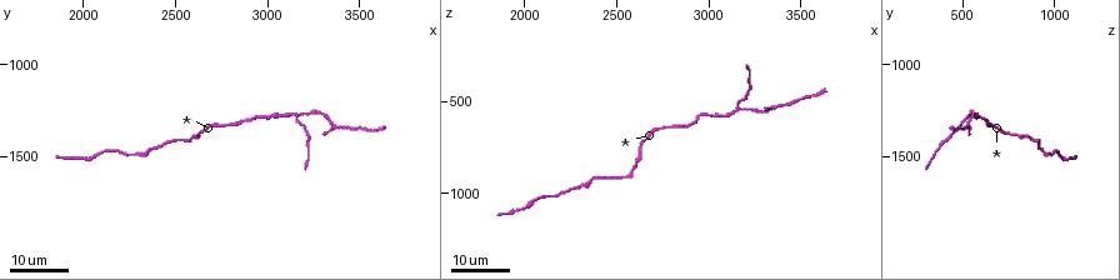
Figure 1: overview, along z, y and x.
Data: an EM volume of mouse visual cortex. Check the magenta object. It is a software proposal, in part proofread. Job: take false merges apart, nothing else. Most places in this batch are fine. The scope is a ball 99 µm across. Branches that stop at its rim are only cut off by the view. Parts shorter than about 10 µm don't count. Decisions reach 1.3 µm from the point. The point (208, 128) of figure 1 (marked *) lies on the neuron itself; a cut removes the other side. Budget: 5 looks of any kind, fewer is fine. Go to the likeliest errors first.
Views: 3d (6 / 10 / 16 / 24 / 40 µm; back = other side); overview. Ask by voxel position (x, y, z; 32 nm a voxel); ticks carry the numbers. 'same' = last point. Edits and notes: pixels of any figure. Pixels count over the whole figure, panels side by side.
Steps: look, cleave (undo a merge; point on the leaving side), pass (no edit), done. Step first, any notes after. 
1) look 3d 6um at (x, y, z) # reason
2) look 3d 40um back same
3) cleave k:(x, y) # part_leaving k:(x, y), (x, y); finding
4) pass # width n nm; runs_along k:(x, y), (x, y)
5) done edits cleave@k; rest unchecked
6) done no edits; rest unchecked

look 3d 24um at (3160, 1280, 540)

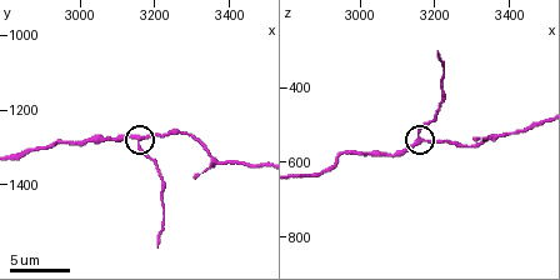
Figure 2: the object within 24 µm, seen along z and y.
look 3d 6um at (3160, 1280, 540)

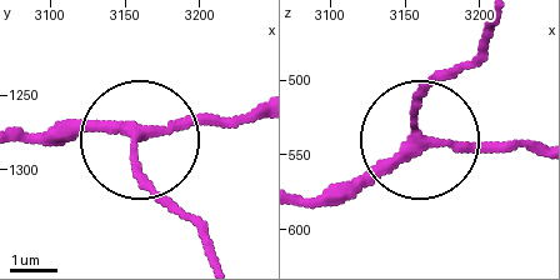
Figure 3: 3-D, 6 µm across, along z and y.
pass # arms 3; runs_along 3:(29, 143), (256, 119); all the same neuron

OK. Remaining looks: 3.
look 3d 6um at (3010, 1280, 580) # sudden change in width

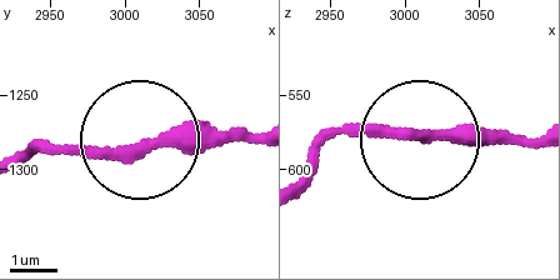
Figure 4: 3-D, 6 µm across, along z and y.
look 3d 6um back at (3000, 1288, 578)

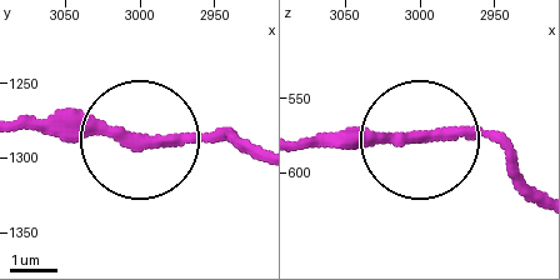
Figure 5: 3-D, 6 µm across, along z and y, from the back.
pass # runs_along 5:(530, 184), (483, 136), (308, 136); one neuron here

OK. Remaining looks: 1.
look 3d 10um at (3380, 1340, 520) # sudden change in width

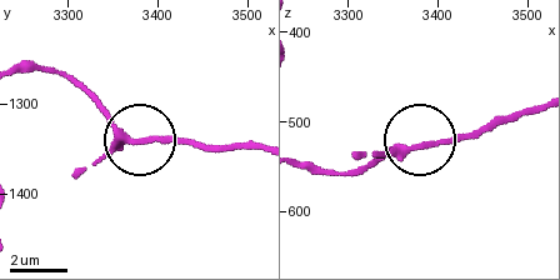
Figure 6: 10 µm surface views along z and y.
pass # width 210 nm; runs_along 6:(306, 164), (350, 175), (429, 140), (490, 133); one neuron here

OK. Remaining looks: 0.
done no edits; rest unchecked

